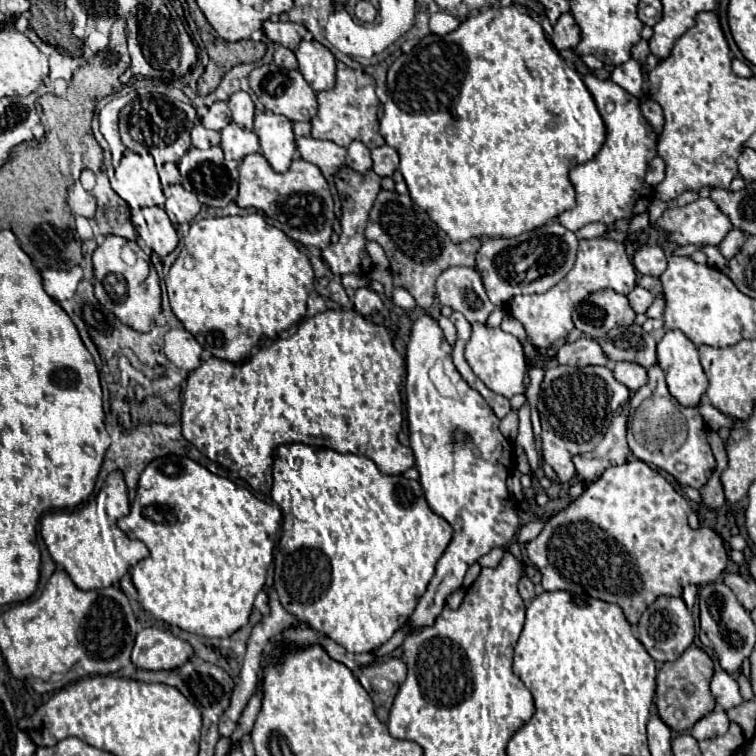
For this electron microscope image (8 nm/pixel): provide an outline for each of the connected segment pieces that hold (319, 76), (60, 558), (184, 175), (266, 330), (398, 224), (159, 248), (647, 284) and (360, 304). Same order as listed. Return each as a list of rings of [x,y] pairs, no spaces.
[[[313,39],[299,43],[295,57],[299,61],[299,71],[313,91],[325,91],[335,85],[335,57],[333,53]]]
[[[113,471],[107,477],[105,487],[99,491],[93,511],[83,511],[83,509],[55,511],[55,513],[47,513],[41,519],[41,537],[47,545],[51,559],[71,575],[71,581],[81,591],[117,587],[121,577],[127,573],[127,569],[135,567],[141,559],[149,555],[145,543],[131,541],[117,527],[117,519],[127,513],[129,513],[127,487],[119,471]]]
[[[191,147],[183,159],[179,161],[179,171],[181,171],[181,185],[195,193],[199,203],[209,205],[209,207],[225,207],[227,203],[237,199],[237,179],[239,179],[239,163],[237,161],[227,161],[223,157],[221,147],[209,147],[207,151]]]
[[[249,213],[245,217],[211,217],[211,219],[201,219],[201,221],[195,221],[191,223],[191,229],[185,237],[185,245],[183,245],[183,251],[179,253],[177,261],[173,263],[169,275],[165,277],[165,285],[167,285],[167,293],[169,293],[169,303],[171,303],[171,309],[175,313],[175,317],[183,323],[183,327],[187,331],[191,331],[195,335],[195,339],[199,339],[199,345],[211,353],[213,357],[219,357],[219,359],[227,359],[227,361],[243,361],[245,357],[249,357],[251,349],[253,349],[253,341],[259,341],[259,339],[265,339],[265,337],[275,337],[277,333],[289,329],[291,325],[295,325],[299,319],[305,317],[305,311],[307,311],[307,297],[309,293],[313,291],[313,269],[311,269],[311,263],[309,259],[297,249],[297,245],[277,227],[269,225],[265,221],[265,217],[261,213]]]
[[[381,191],[373,203],[369,223],[365,229],[369,241],[377,241],[391,261],[393,285],[405,287],[417,301],[419,307],[427,309],[435,297],[437,277],[455,265],[475,267],[475,253],[479,249],[479,239],[469,239],[463,243],[453,243],[443,229],[439,229],[431,217],[413,203],[409,195],[399,195],[397,191]]]
[[[141,207],[141,209],[136,211],[130,208],[130,212],[131,222],[137,234],[157,255],[169,255],[177,247],[177,243],[179,243],[177,231],[175,231],[175,227],[171,225],[167,213],[161,207]]]
[[[641,275],[639,277],[639,285],[645,287],[647,291],[651,291],[651,295],[661,295],[663,293],[663,287],[661,287],[661,281],[657,277],[647,277],[647,275]]]
[[[357,289],[353,295],[353,307],[363,317],[371,317],[375,311],[383,309],[383,301],[373,289]]]

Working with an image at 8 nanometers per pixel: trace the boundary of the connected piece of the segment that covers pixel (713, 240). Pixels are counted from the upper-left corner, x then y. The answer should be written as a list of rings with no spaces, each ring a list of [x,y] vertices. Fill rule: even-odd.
[[[697,199],[685,207],[667,209],[659,229],[669,231],[669,239],[679,245],[719,245],[733,225],[711,199]]]

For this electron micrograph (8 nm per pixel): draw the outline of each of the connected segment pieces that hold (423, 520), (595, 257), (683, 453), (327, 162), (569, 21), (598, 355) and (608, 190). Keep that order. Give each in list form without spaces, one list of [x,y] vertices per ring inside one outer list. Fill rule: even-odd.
[[[304,443],[279,445],[271,497],[283,511],[281,539],[273,555],[273,587],[279,601],[297,621],[323,631],[349,653],[373,651],[407,623],[453,537],[451,525],[429,509],[419,481],[383,475],[363,455],[313,449]]]
[[[603,237],[597,239],[581,239],[577,261],[573,269],[549,291],[541,295],[517,295],[507,303],[509,313],[523,323],[531,343],[535,343],[539,349],[549,347],[555,339],[563,339],[573,329],[571,325],[571,309],[577,301],[585,299],[591,293],[613,289],[615,293],[627,295],[637,285],[637,273],[633,263],[629,261],[625,253],[625,245],[617,241],[607,241]]]
[[[683,407],[683,417],[687,419],[687,443],[683,443],[683,447],[679,447],[679,451],[671,451],[671,455],[651,455],[651,451],[643,451],[643,445],[635,443],[635,439],[627,439],[629,441],[629,449],[633,451],[633,455],[649,465],[655,465],[657,469],[663,469],[667,473],[671,473],[681,485],[687,485],[687,487],[695,487],[695,489],[701,489],[711,473],[715,471],[715,457],[711,453],[711,447],[707,443],[707,429],[705,429],[705,421],[703,417],[699,415],[697,407]],[[677,463],[685,463],[687,469],[683,473],[679,473],[675,469]]]
[[[299,137],[297,139],[297,149],[301,157],[321,169],[329,183],[329,189],[334,200],[334,213],[339,220],[342,216],[341,201],[334,184],[334,175],[345,165],[345,155],[347,151],[331,141],[317,141],[313,137]]]
[[[563,13],[553,27],[553,45],[557,49],[573,49],[579,43],[579,27],[571,13]]]
[[[581,337],[571,345],[563,345],[557,355],[559,365],[607,365],[609,359],[601,345],[593,339]]]
[[[585,75],[583,81],[595,99],[597,111],[605,121],[607,139],[593,159],[573,167],[569,173],[569,179],[577,191],[577,205],[557,217],[559,223],[569,231],[577,231],[589,223],[613,225],[615,221],[633,219],[635,215],[647,211],[653,189],[645,183],[643,177],[647,171],[647,163],[657,155],[657,133],[641,115],[637,97],[627,93],[611,79]]]

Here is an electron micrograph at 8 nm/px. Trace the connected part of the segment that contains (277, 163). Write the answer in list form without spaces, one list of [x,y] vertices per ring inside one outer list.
[[[271,111],[255,115],[255,133],[261,141],[261,155],[277,173],[285,173],[293,161],[295,135],[291,125],[291,119]]]

